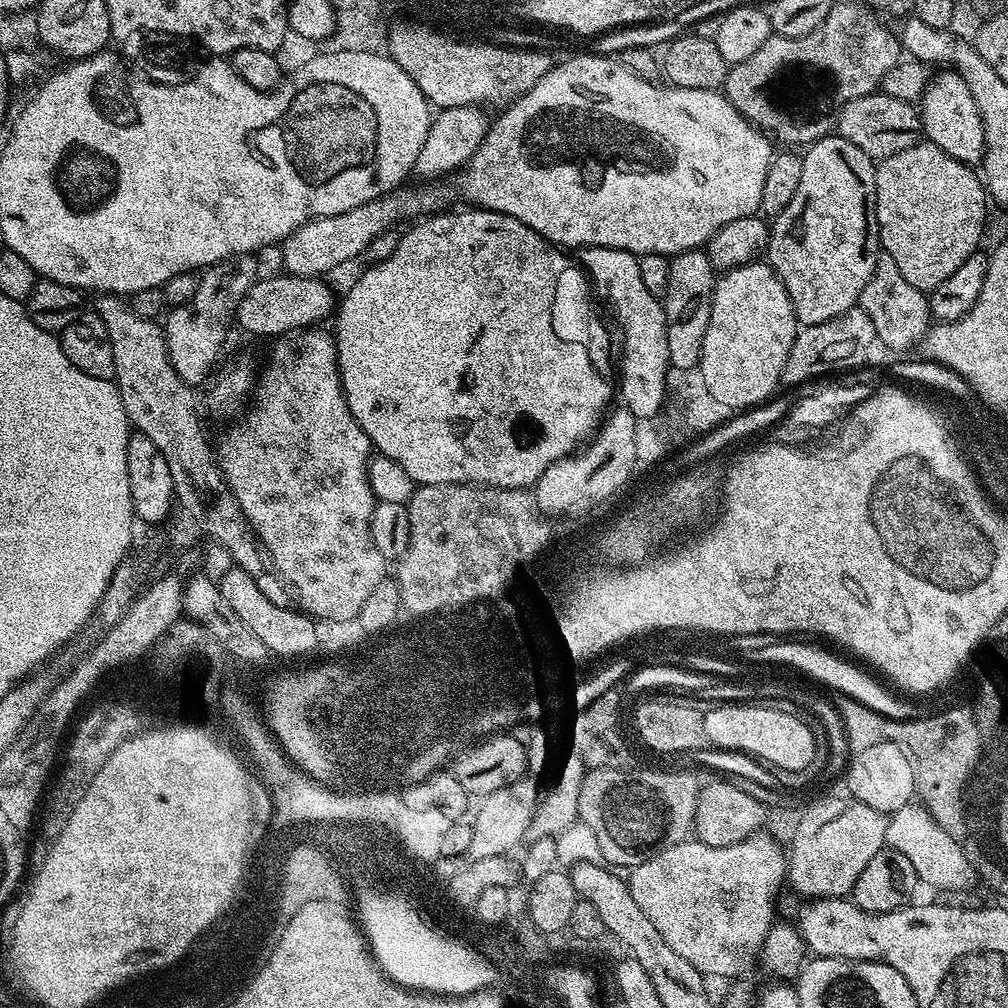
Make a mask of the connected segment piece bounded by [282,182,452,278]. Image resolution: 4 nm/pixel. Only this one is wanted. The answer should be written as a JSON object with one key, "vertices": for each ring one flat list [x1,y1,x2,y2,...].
{"vertices":[[428,182,420,186,424,188,401,186,394,192,379,196,377,200,371,200,362,206,354,206,354,210,346,210,346,214,334,214,326,218,308,220,297,232,290,234,287,240,283,241,283,271,294,276,320,278,328,274,324,272,334,271,339,264,344,264,355,256,363,257,366,246,370,246,370,242,378,238,378,234,393,227,397,223,395,220,404,220,407,216,420,218,425,214,435,213,441,207,439,204,452,192,450,185,442,183,446,182,437,184]]}

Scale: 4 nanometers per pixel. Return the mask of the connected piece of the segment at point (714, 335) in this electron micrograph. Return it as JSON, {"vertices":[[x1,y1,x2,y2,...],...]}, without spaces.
{"vertices":[[753,262,723,273,717,279,712,295,710,326,706,326,706,338,702,338,702,354,698,365,715,401,722,402,732,410,751,409,767,401,777,391,775,388,781,387,782,366,786,366,786,358,790,358,790,346,794,346,797,331,798,321,790,294,786,294,786,286,771,264]]}

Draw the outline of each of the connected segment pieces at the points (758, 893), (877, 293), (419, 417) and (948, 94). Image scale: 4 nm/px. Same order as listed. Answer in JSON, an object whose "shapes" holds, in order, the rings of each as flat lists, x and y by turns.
{"shapes":[[[766,830,758,831,740,843,724,847,710,846,698,839,689,838,669,848,664,847,662,851,656,852,649,859,644,860,639,866,627,873,626,879,630,894,634,894,634,902,638,902,638,907,642,910,642,914,646,914,646,918,650,918,650,922,654,922,654,930,658,930,658,934,662,934,663,940,676,953,682,954,682,958,690,962,706,978,712,978,712,976,732,978,742,973,753,960,754,954,756,953,757,955,763,949,763,944,769,934,769,930,775,923,774,906,776,904,778,890,782,882,783,884,785,883,788,874,788,860,785,849,783,847,781,849,767,832]],[[883,252,874,274,863,287,858,306,873,322,877,341,892,350,906,350,921,343,932,324,927,293,911,286,899,273,894,258]],[[487,210,468,211,472,212,441,211,439,214,429,215,427,218,413,223,416,225,408,233,405,231,401,235,398,242,398,250,394,250,394,254,390,254,390,258,386,258,380,264,365,267,365,272,353,282,352,289,345,294,344,300,342,296,334,312,334,321,336,320,334,339,336,342,336,353,338,354,338,366,340,367,340,381,344,387,344,397,350,406,350,414,354,414,358,426,362,426,362,430,370,438,373,449,379,455,388,456,394,462,398,462,402,466,402,470,406,470,406,474,410,474,410,478,417,485,482,484,485,488,522,488,528,490,535,485,539,476,551,464,558,462,563,456,570,456,577,451,595,433,598,425,605,419,606,413,613,403,613,401,611,402,612,396,614,400,614,360,608,357,608,332,604,329,603,322,596,317,595,310,592,309,592,300,588,297,588,288,590,289,589,277,583,267,573,257,573,261,568,257,571,255,567,251,549,244,547,240,542,239,534,230,530,230,530,226,526,226,506,214]],[[940,70,929,79,924,95,918,101,920,126,927,143,938,146,958,162,969,166,979,165,984,158,984,131,978,102,974,102,970,89,957,72]]]}

